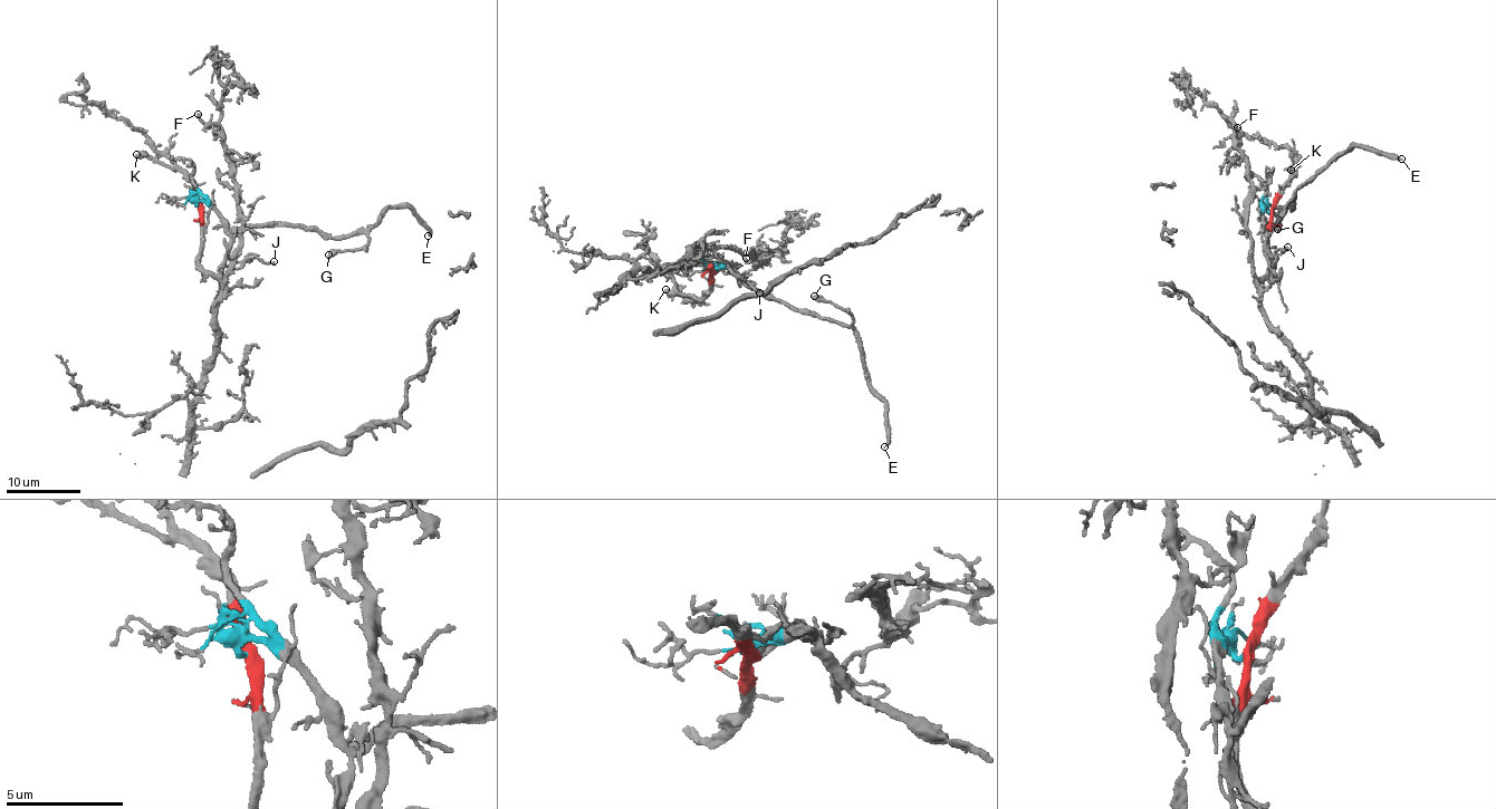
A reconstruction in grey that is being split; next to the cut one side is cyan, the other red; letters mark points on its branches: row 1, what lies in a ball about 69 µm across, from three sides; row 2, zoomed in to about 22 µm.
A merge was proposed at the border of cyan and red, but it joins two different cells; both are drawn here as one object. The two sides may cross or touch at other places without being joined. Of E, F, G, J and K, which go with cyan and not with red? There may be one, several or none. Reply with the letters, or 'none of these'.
E, G, J

